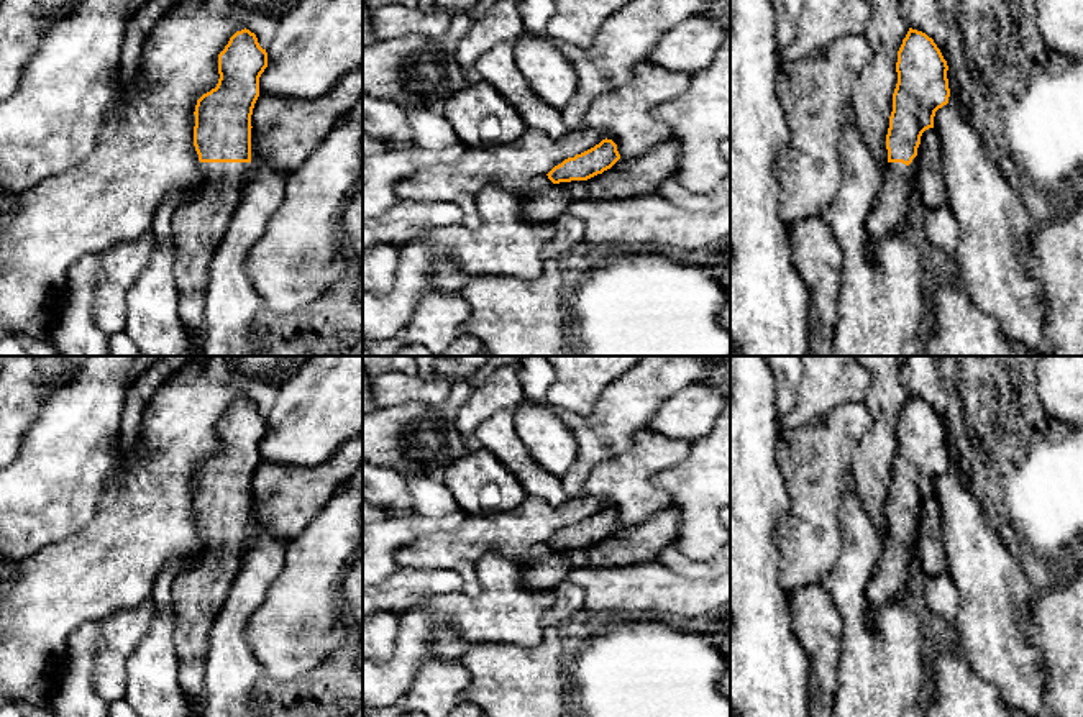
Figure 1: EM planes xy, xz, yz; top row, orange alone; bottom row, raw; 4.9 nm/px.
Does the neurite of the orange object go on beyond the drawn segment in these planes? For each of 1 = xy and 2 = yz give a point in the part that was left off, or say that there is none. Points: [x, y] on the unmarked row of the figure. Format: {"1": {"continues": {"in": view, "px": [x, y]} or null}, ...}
{"1": {"continues": {"in": "xy", "px": [199, 593]}}, "2": {"continues": {"in": "yz", "px": [890, 578]}}}

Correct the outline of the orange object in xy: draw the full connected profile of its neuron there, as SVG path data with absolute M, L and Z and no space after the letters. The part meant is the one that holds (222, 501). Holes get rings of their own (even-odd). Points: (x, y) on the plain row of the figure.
M249 397L236 399L218 422L218 451L195 473L194 514L205 550L192 569L182 571L174 582L177 679L200 717L205 687L205 660L215 619L240 573L251 538L251 482L259 464L259 445L267 435L267 420Z

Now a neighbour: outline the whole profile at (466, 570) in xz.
M464 559L464 561L459 561L455 569L458 571L458 574L463 579L463 592L466 596L473 596L474 582L476 582L476 563Z

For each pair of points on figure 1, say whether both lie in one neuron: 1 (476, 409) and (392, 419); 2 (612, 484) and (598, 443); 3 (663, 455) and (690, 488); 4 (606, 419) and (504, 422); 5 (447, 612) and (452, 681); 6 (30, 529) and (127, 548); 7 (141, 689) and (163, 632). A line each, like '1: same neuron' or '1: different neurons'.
1: different neurons
2: different neurons
3: different neurons
4: different neurons
5: different neurons
6: different neurons
7: same neuron

